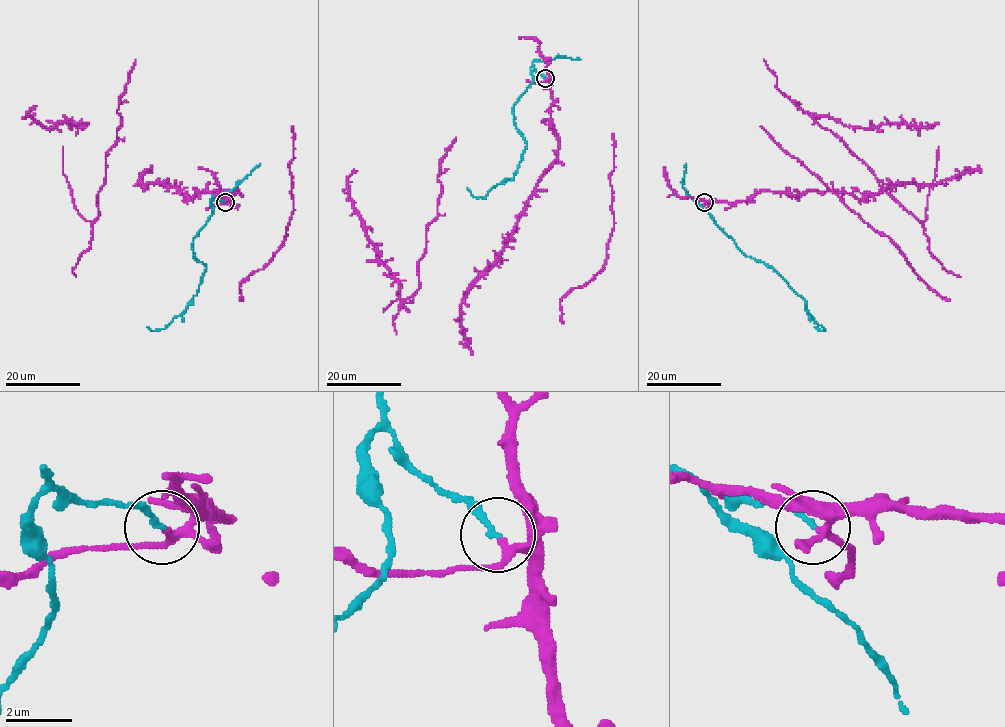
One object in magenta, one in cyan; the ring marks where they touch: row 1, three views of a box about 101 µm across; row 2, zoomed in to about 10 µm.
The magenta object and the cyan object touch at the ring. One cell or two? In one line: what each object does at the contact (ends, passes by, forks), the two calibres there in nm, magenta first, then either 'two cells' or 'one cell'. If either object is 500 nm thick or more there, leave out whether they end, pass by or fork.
magenta forks | cyan ends | 160/170 nm | two cells

